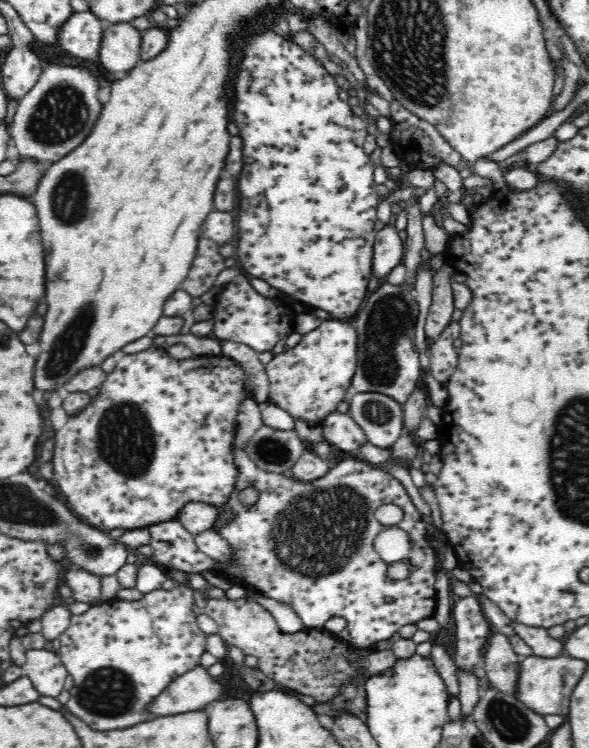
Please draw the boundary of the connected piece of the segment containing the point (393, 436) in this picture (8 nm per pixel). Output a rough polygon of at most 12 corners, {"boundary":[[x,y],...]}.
{"boundary":[[374,392],[356,393],[349,416],[370,444],[402,436],[403,408]]}

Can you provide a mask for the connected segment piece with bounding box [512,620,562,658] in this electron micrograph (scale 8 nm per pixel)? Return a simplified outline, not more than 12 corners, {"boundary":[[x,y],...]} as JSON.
{"boundary":[[516,620],[514,633],[533,650],[552,658],[562,652],[562,640],[548,629],[526,626]]}

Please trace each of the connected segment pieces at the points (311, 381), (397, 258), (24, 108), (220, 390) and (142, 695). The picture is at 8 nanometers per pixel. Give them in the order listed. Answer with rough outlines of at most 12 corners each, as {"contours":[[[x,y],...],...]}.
{"contours":[[[326,318],[265,364],[269,399],[321,425],[347,401],[356,330]],[[394,219],[376,233],[373,275],[402,262],[404,247]],[[49,64],[22,98],[12,141],[50,164],[98,120],[100,76]],[[153,346],[55,432],[56,487],[106,531],[238,491],[229,357]],[[194,590],[70,616],[67,710],[130,728],[198,666]]]}

